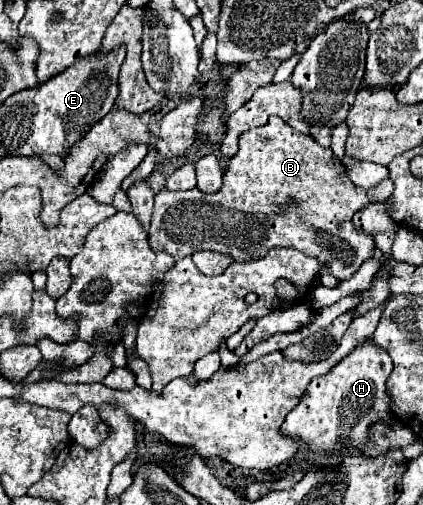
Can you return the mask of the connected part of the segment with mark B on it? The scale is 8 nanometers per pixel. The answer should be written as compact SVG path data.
M274 116L268 124L252 128L240 136L240 150L228 160L228 172L224 174L224 186L220 192L202 194L192 188L186 192L162 190L156 194L148 240L154 252L166 252L174 260L192 256L200 250L228 254L236 262L258 260L276 246L292 246L318 258L320 266L328 262L338 280L350 280L360 264L374 252L374 238L352 224L352 216L366 208L366 202L366 190L350 184L350 178L330 148L318 146L314 138L300 134Z

